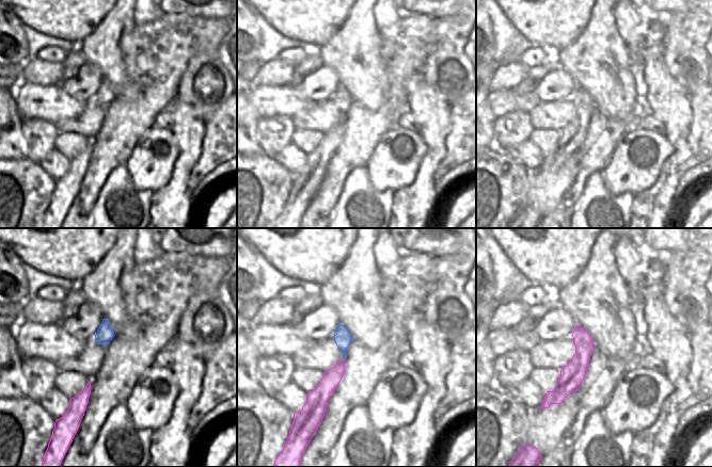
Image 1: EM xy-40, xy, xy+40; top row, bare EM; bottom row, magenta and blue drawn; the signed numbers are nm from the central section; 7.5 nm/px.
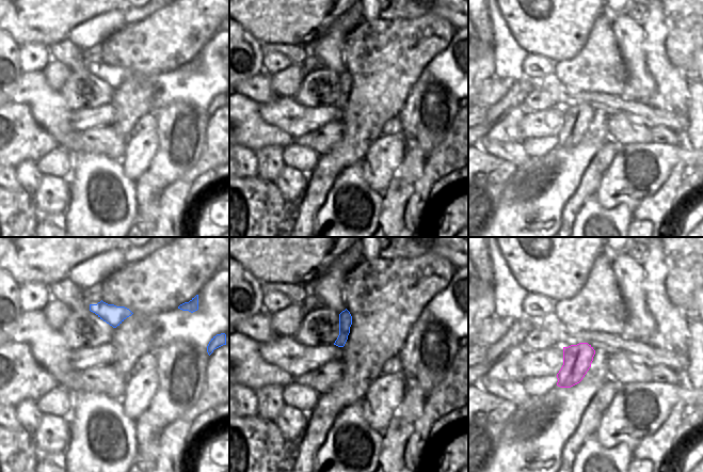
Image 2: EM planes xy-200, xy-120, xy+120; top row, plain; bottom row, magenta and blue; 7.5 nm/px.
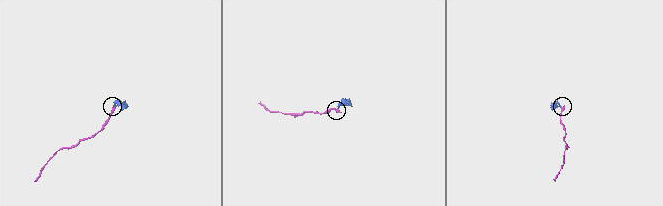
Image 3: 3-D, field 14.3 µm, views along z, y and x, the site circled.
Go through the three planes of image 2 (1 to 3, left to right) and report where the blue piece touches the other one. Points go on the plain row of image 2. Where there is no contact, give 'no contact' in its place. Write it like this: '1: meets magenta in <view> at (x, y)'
1: no contact
2: no contact
3: no contact

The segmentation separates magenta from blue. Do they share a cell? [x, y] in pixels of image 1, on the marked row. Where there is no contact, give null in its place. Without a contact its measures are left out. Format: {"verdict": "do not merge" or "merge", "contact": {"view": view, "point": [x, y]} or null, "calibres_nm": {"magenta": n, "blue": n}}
{"verdict": "do not merge", "contact": null}

